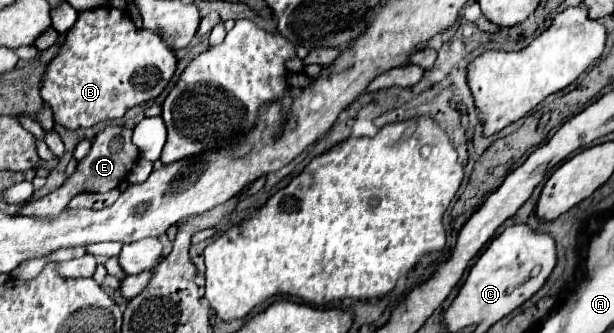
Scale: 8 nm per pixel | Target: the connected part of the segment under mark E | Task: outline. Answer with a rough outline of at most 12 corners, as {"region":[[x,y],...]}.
{"region":[[108,126],[52,194],[28,200],[16,216],[58,216],[82,194],[108,192],[140,150],[132,128]]}

